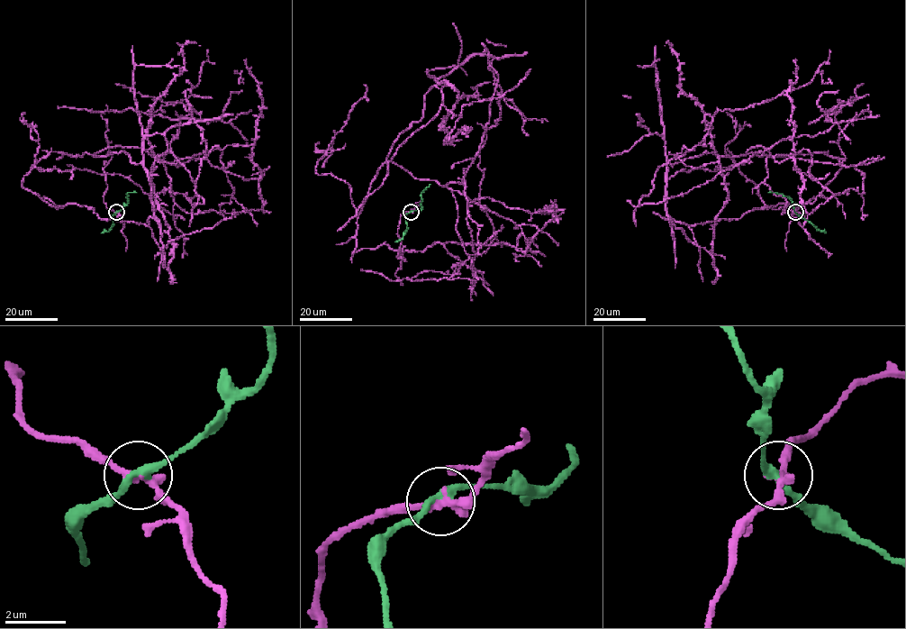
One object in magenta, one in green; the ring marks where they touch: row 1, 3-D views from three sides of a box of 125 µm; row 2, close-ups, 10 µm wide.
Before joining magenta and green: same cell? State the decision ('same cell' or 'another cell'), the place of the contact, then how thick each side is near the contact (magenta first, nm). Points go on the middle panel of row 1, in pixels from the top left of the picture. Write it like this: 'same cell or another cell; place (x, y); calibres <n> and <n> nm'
another cell; place (411, 212); calibres 280 and 260 nm

